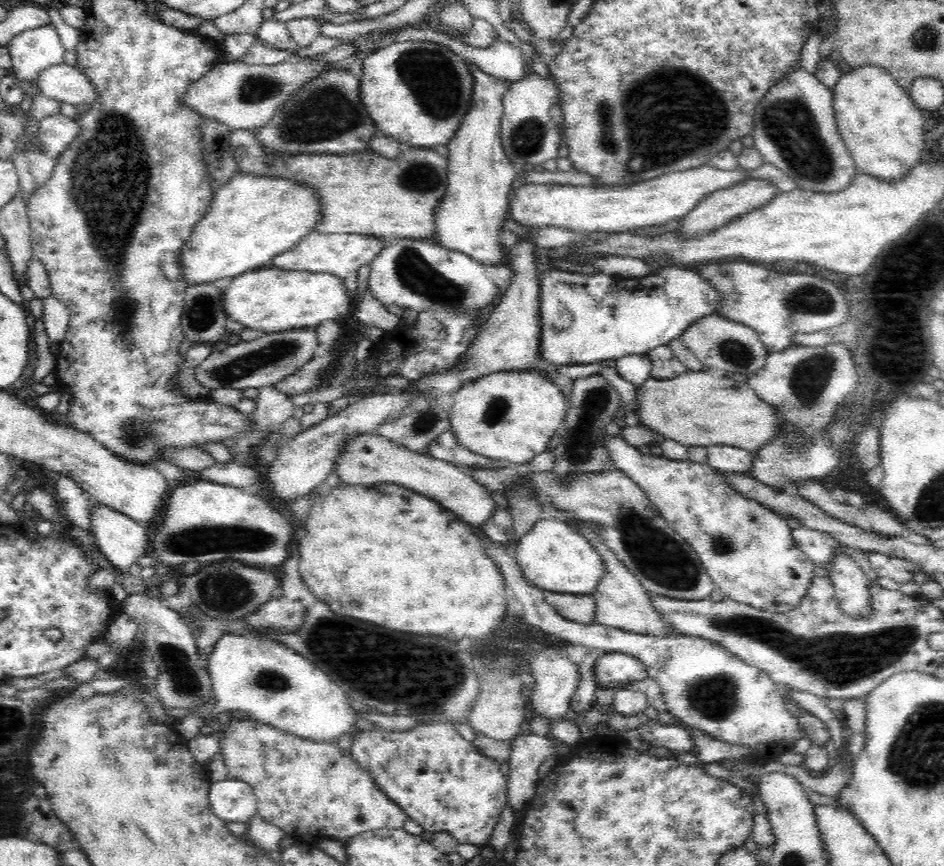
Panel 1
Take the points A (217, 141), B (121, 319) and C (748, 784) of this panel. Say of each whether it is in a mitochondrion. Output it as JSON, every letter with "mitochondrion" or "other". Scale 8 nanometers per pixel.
{"A":"mitochondrion","B":"mitochondrion","C":"other"}

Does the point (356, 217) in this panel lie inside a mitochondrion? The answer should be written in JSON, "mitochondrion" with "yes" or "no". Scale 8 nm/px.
{"mitochondrion":"no"}

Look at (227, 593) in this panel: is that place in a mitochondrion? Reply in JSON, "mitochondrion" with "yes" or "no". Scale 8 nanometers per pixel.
{"mitochondrion":"yes"}

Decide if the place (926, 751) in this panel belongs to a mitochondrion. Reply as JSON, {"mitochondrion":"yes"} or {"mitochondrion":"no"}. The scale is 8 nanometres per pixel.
{"mitochondrion":"yes"}

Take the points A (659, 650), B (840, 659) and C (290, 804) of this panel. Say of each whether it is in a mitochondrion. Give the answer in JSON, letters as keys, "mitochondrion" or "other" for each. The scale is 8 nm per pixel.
{"A":"other","B":"mitochondrion","C":"other"}

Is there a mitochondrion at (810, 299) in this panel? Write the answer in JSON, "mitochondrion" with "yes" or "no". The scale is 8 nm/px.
{"mitochondrion":"yes"}

